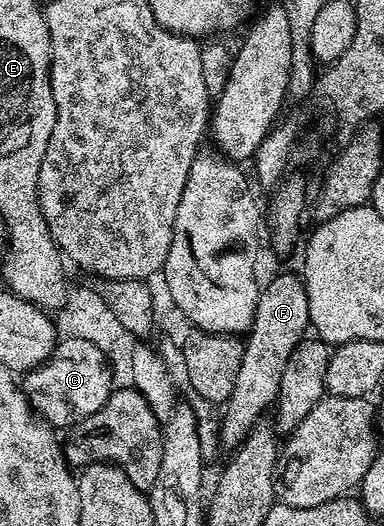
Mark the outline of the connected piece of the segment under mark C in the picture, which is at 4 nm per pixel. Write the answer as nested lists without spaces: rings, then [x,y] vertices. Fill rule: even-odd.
[[[61,337],[51,356],[23,377],[23,388],[37,416],[48,425],[72,427],[95,415],[115,388],[112,371],[103,351],[86,339]]]

